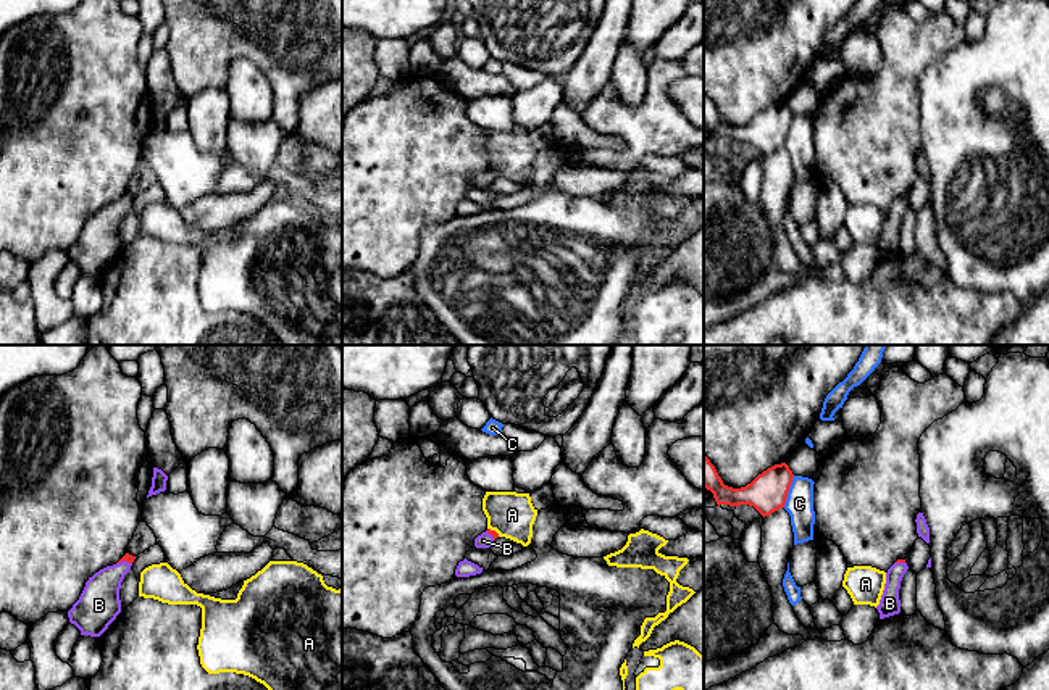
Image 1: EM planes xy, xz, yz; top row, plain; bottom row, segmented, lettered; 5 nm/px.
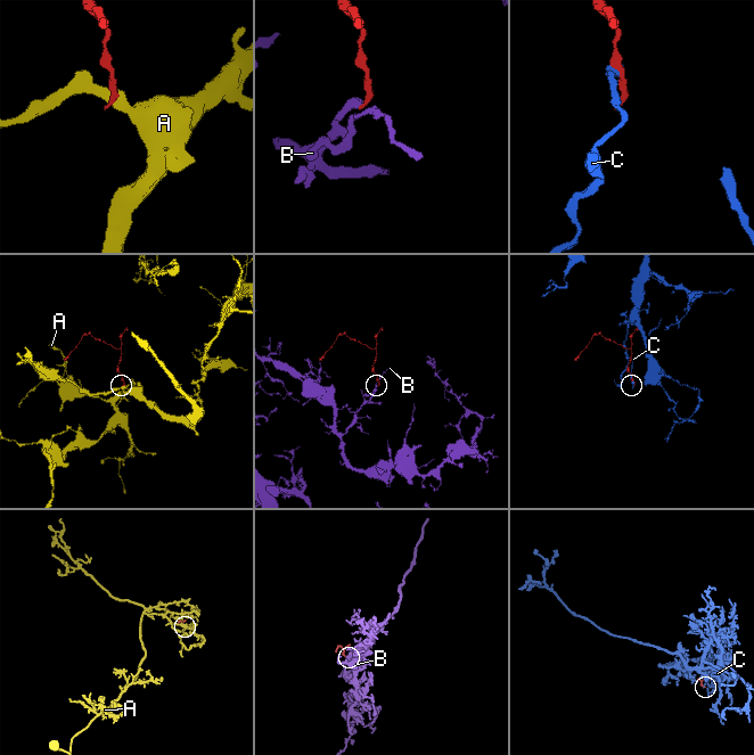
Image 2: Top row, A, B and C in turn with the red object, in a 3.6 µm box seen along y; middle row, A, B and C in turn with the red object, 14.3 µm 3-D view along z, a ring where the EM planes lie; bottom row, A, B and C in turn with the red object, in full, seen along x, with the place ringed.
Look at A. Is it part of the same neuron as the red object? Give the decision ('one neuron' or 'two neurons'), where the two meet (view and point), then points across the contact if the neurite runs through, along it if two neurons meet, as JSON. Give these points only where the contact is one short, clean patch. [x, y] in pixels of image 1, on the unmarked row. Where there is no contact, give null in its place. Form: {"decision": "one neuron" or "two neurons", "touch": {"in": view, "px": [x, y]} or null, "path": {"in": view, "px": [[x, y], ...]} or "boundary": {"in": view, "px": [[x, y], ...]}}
{"decision": "two neurons", "touch": {"in": "xz", "px": [494, 170]}, "boundary": {"in": "xz", "px": [[488, 166], [499, 174]]}}

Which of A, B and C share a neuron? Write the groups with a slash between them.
A / B / C

